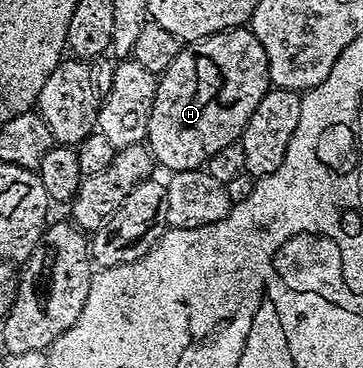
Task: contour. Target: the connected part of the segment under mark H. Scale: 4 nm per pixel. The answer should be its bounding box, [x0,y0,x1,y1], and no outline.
[147,27,270,174]

